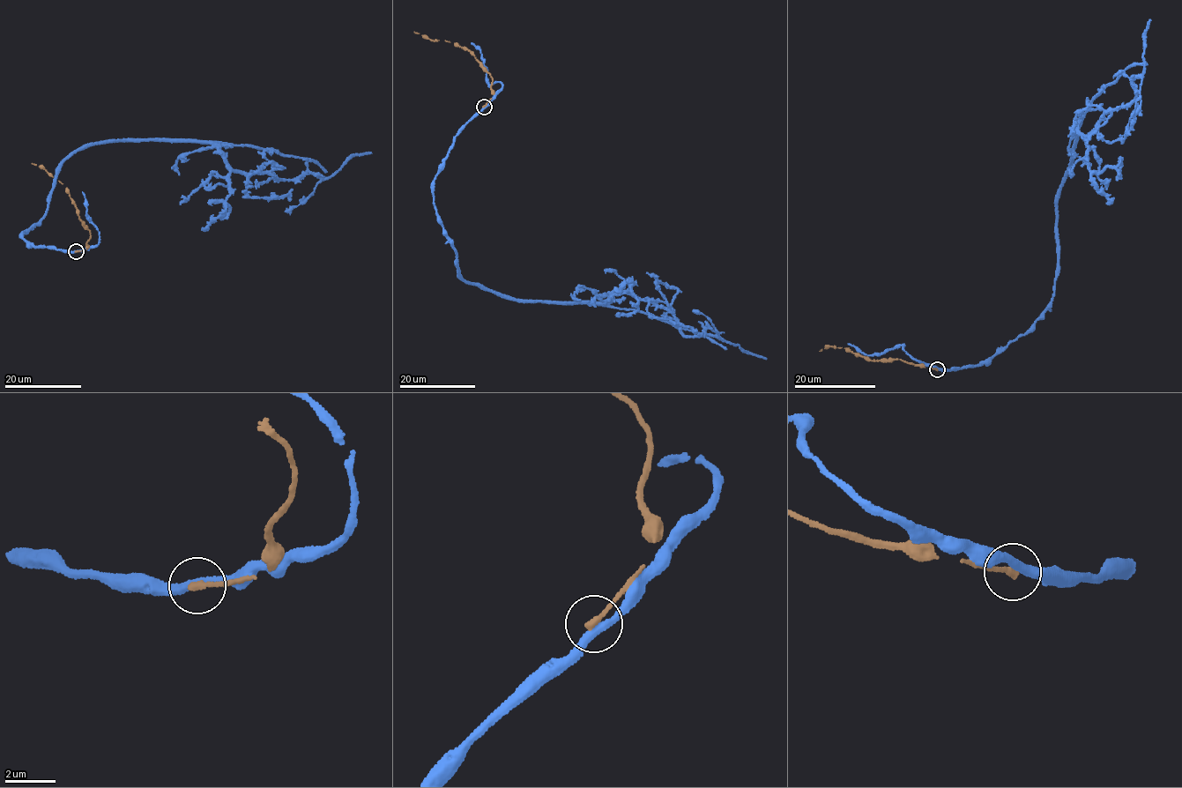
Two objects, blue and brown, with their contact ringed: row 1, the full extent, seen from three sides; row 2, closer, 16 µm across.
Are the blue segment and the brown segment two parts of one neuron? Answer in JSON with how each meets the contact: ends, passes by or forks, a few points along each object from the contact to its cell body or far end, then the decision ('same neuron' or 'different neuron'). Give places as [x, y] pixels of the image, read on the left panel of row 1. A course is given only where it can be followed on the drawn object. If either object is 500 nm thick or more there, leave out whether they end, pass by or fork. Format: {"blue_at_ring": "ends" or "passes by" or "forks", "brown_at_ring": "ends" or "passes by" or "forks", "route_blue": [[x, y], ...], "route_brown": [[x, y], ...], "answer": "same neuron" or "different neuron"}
{"blue_at_ring": "passes by", "brown_at_ring": "ends", "route_blue": [[76, 251], [20, 234], [56, 167], [95, 144], [211, 144], [276, 180], [372, 153]], "route_brown": [[76, 251], [86, 249], [90, 231], [79, 219], [66, 188], [32, 163]], "answer": "different neuron"}

